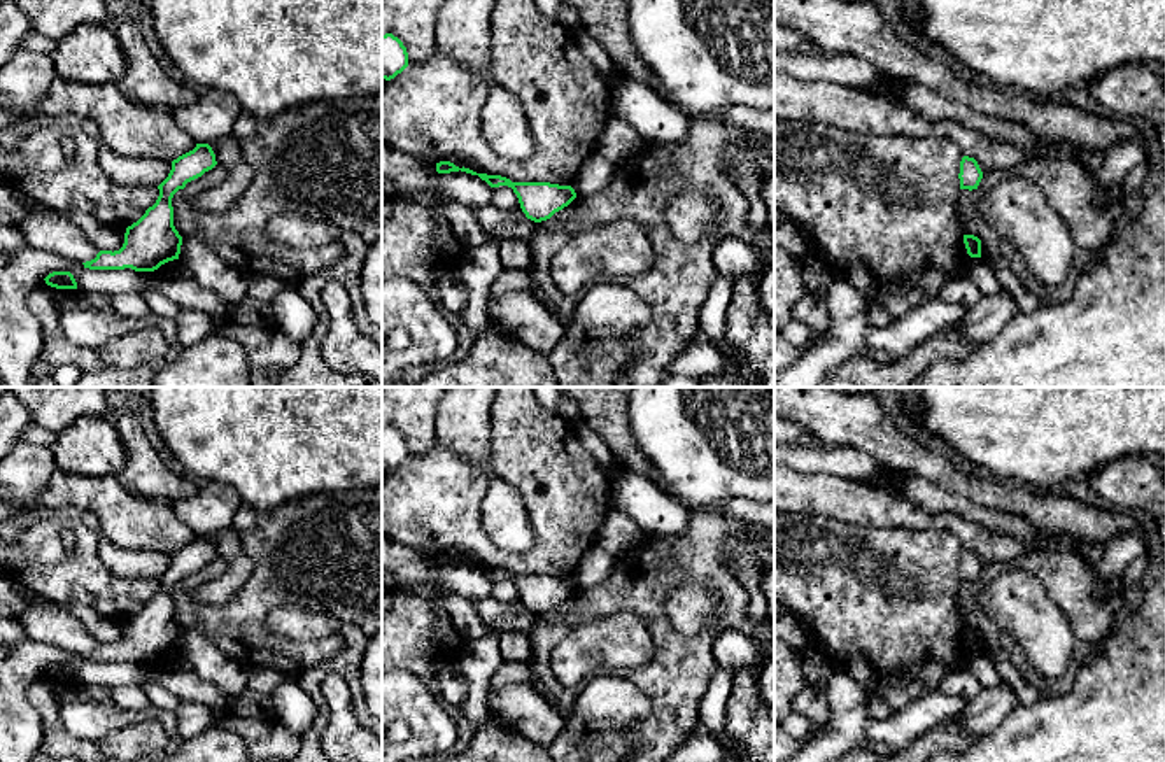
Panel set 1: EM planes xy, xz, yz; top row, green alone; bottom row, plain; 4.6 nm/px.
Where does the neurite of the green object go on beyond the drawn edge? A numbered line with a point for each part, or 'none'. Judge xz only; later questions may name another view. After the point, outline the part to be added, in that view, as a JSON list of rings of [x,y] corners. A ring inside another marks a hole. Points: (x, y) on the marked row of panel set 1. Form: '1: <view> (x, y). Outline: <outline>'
none

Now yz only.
none

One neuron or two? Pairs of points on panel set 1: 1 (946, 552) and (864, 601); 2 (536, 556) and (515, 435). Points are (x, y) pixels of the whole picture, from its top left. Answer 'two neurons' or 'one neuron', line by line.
1: one neuron
2: one neuron

